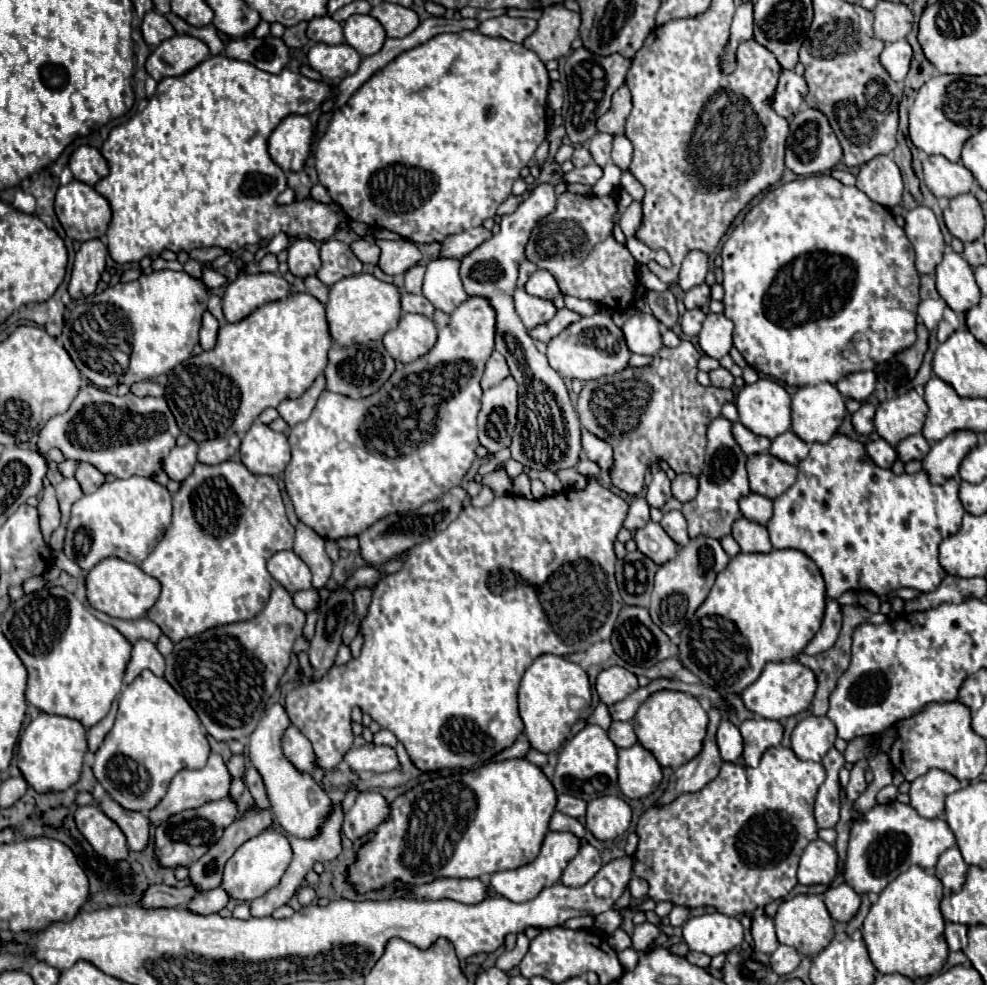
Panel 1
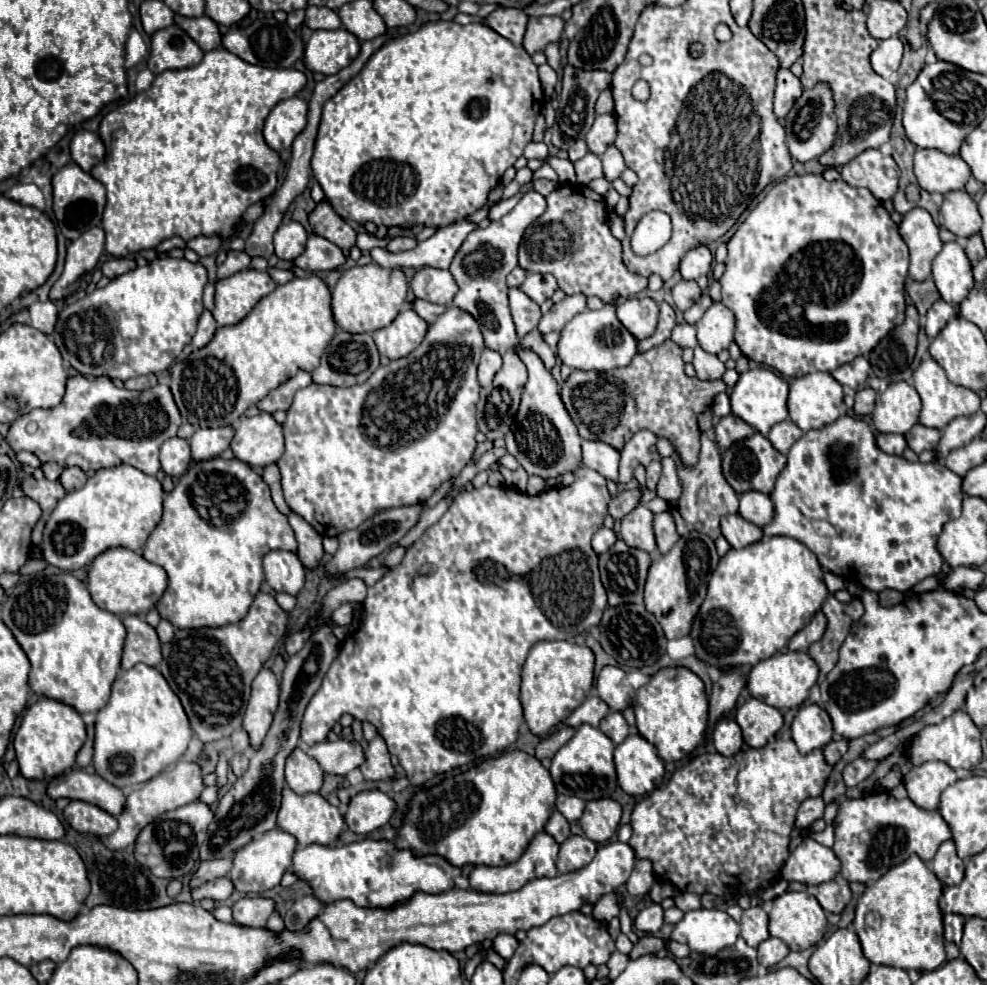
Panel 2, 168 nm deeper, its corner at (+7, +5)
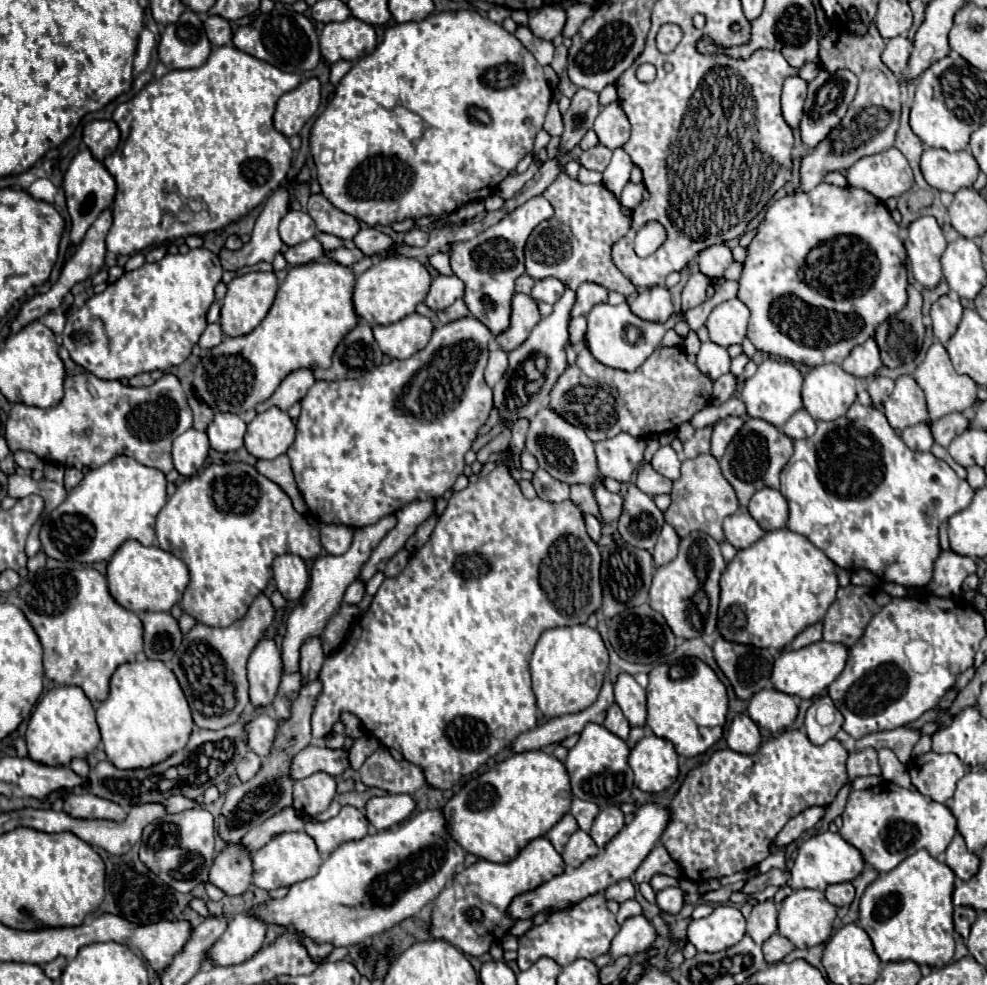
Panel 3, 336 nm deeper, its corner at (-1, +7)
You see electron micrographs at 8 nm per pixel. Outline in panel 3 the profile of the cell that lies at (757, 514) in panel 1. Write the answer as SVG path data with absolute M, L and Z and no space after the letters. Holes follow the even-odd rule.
M764 487L752 495L748 513L758 521L764 531L782 529L788 521L788 503L780 491Z

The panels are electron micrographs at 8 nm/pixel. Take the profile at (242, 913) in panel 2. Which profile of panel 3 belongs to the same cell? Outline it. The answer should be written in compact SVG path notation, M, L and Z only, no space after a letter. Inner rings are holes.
M238 913L228 923L224 935L210 949L210 965L228 967L248 961L260 951L266 935L266 925L262 921L250 921L246 913Z

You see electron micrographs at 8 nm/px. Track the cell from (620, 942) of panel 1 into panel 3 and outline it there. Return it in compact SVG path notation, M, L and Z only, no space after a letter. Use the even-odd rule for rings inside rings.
M634 915L634 917L628 917L624 923L622 923L622 929L620 933L614 937L608 953L600 955L596 959L596 965L598 967L604 967L608 965L610 961L622 957L622 955L640 955L640 953L646 953L654 941L656 941L656 929L654 925L644 917L644 915Z

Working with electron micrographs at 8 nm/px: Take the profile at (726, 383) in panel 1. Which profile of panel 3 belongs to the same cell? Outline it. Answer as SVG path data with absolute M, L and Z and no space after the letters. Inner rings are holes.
M706 341L706 343L702 343L702 347L696 355L696 365L706 377L710 377L714 381L720 375L730 371L730 357L724 347L720 347L712 341Z

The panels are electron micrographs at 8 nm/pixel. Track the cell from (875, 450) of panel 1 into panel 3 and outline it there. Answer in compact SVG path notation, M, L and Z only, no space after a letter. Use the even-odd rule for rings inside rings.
M918 423L914 427L904 429L902 439L906 441L906 445L910 445L910 449L916 451L930 451L930 447L934 445L930 423Z

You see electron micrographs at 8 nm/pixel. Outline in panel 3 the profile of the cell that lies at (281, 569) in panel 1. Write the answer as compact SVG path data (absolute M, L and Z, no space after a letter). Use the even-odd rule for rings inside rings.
M280 555L274 559L276 589L286 601L298 601L308 587L308 571L298 555Z

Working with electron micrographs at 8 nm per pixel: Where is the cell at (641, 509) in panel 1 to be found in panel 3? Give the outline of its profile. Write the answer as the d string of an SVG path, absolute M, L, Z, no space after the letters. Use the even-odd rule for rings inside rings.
M598 487L594 491L598 507L600 507L600 521L602 525L608 525L612 521L616 521L622 513L622 495L618 493L610 493L606 487Z

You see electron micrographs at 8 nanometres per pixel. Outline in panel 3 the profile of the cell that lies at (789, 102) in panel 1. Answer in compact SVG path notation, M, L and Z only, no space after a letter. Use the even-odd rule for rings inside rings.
M788 77L782 89L782 115L792 129L798 129L800 119L804 115L804 99L806 81L802 81L800 77Z

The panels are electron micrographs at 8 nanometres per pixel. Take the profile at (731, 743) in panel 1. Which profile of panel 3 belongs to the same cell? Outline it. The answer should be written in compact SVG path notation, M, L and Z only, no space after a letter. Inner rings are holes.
M736 715L728 729L726 741L732 751L754 753L762 743L762 735L758 725L748 715Z

